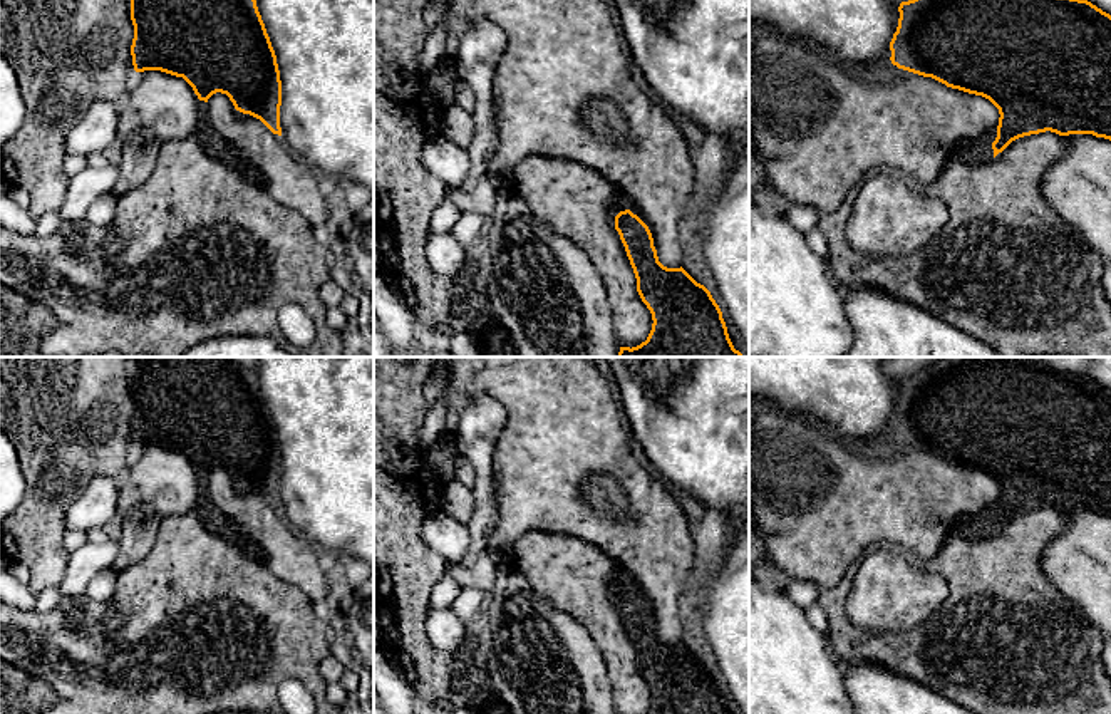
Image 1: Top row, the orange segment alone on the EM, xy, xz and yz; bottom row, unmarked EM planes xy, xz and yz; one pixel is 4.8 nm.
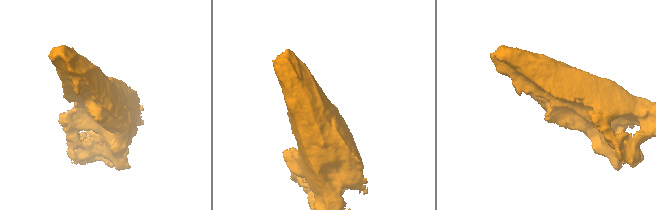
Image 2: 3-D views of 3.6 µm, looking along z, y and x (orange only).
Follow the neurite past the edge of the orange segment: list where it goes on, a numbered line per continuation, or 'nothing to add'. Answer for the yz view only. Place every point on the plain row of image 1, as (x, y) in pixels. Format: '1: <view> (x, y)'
1: yz (981, 525)

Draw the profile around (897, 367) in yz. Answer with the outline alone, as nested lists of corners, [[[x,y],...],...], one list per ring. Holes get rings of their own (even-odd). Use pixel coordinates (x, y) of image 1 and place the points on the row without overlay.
[[[885,357],[881,370],[891,379],[902,379],[945,359],[947,357]]]

